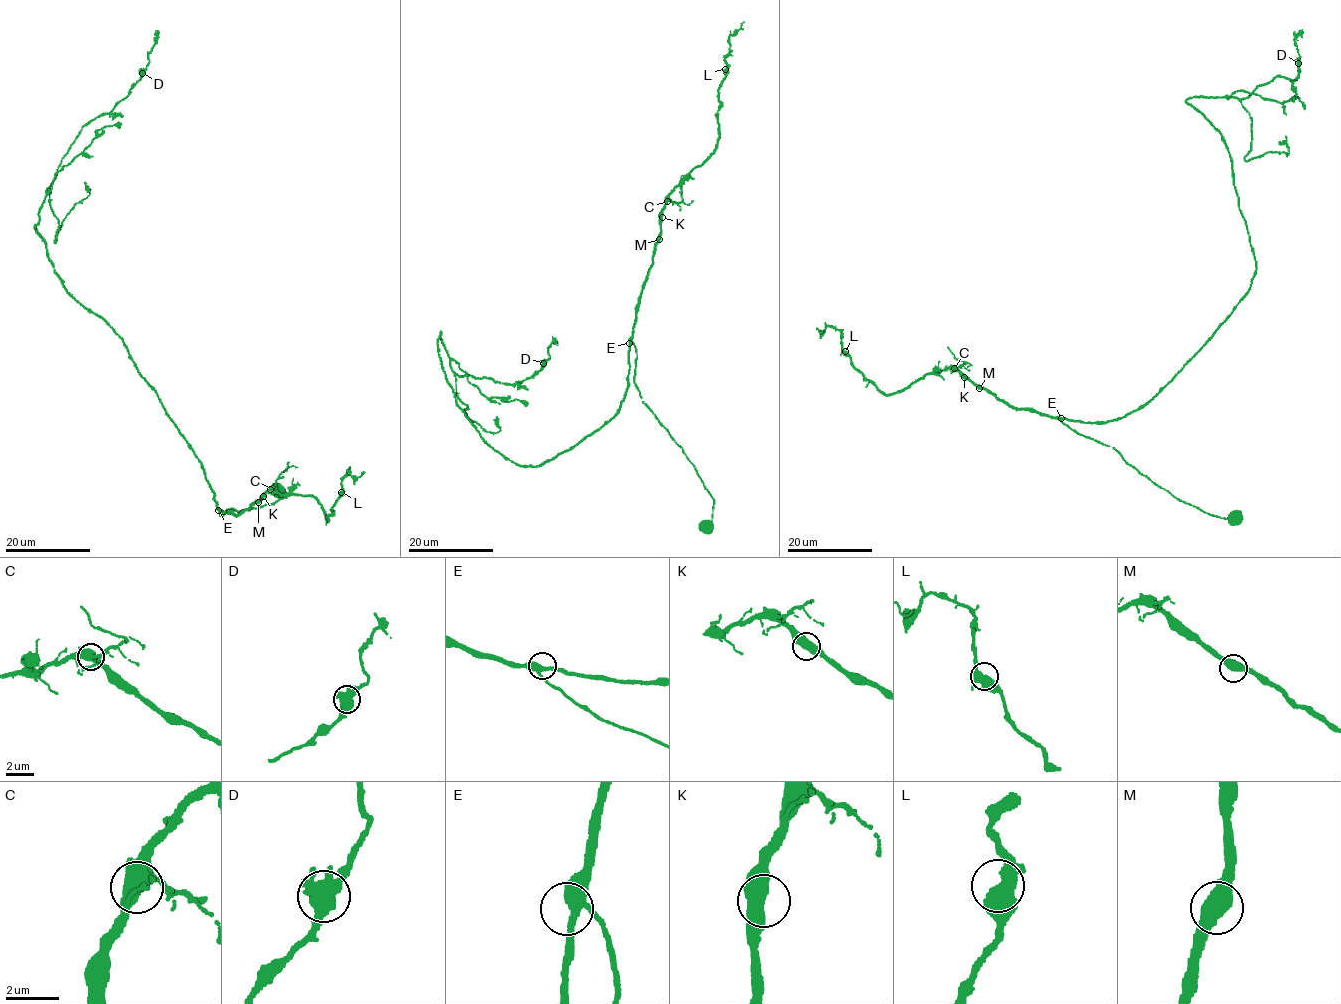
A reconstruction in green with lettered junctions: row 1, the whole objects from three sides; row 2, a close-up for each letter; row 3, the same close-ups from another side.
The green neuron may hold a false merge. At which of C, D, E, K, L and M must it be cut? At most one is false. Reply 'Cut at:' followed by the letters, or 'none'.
Cut at: none

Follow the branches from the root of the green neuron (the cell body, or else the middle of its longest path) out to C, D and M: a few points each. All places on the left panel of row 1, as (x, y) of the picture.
C: (278, 493), (288, 495), (250, 510), (226, 509), (220, 515), (225, 514), (222, 511), (235, 516), (271, 488)
D: (278, 493), (288, 495), (221, 516), (127, 346), (67, 292), (35, 229), (84, 125), (142, 73)
M: (278, 493), (288, 495), (250, 510), (226, 509), (220, 515), (225, 514), (222, 511), (235, 516), (258, 502)

